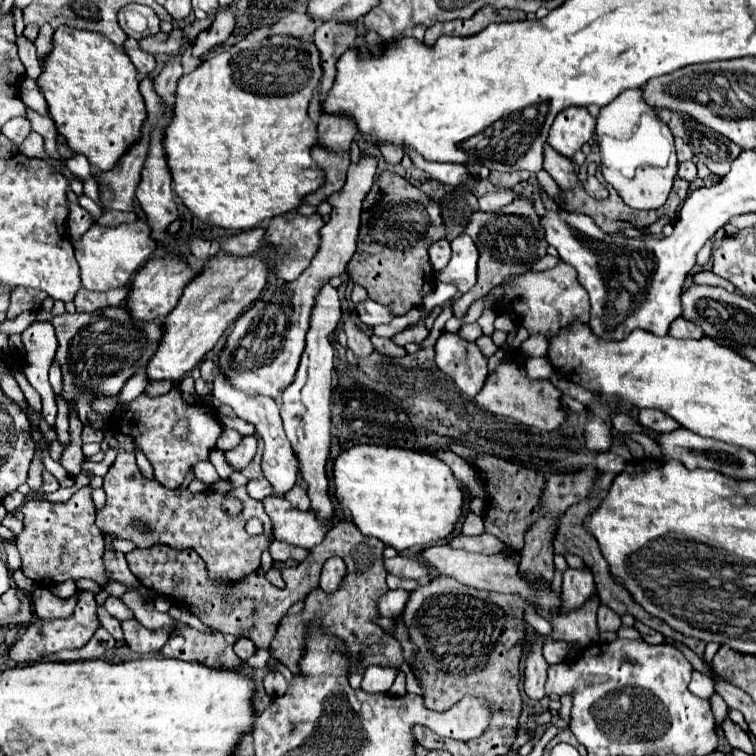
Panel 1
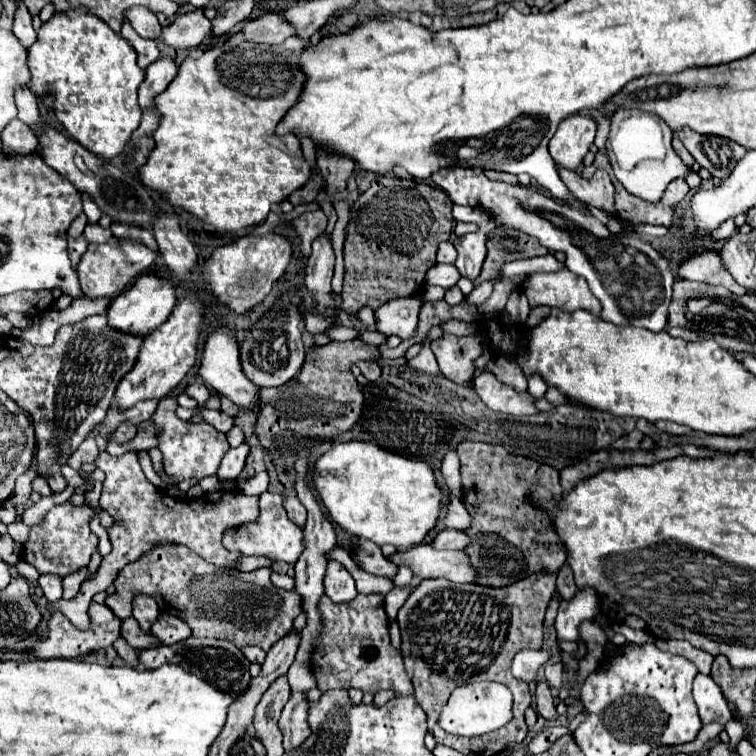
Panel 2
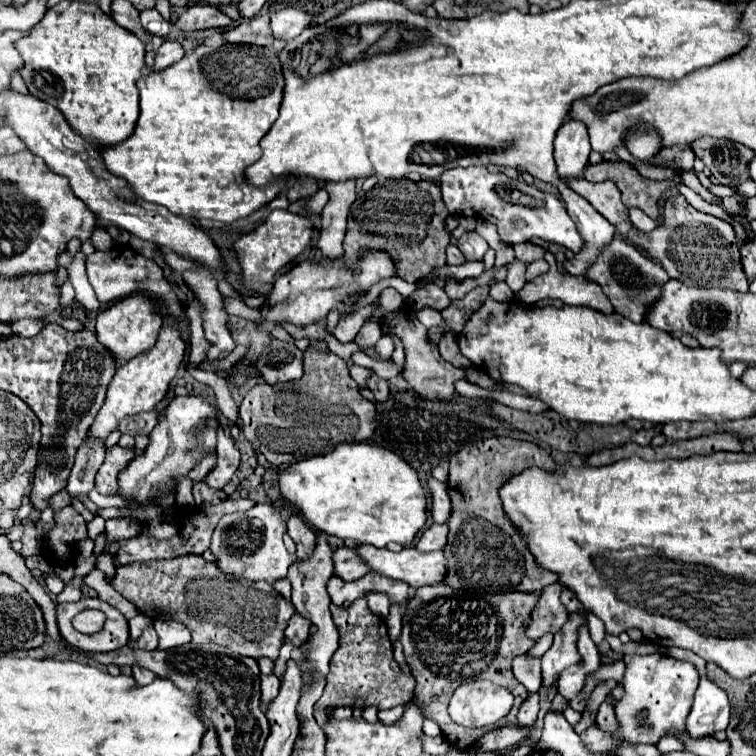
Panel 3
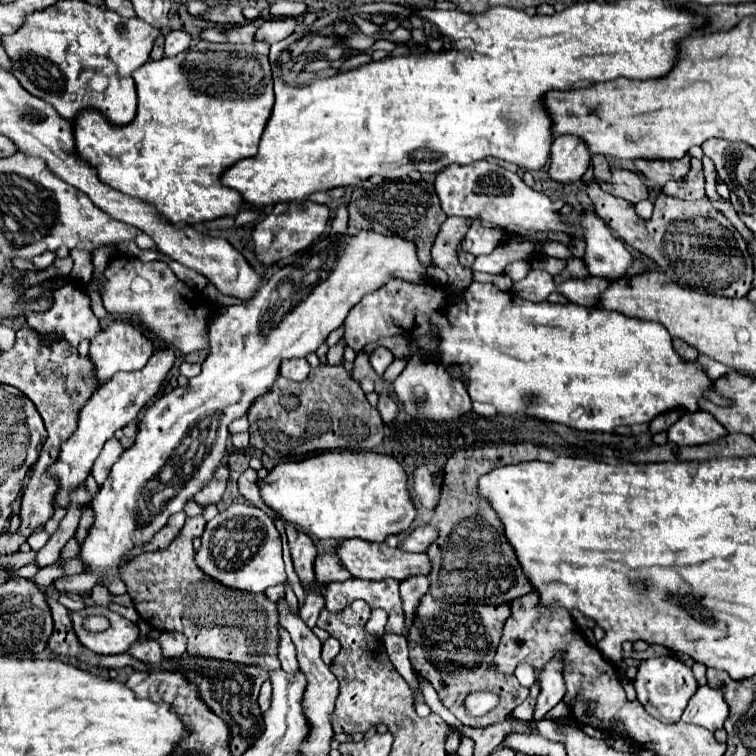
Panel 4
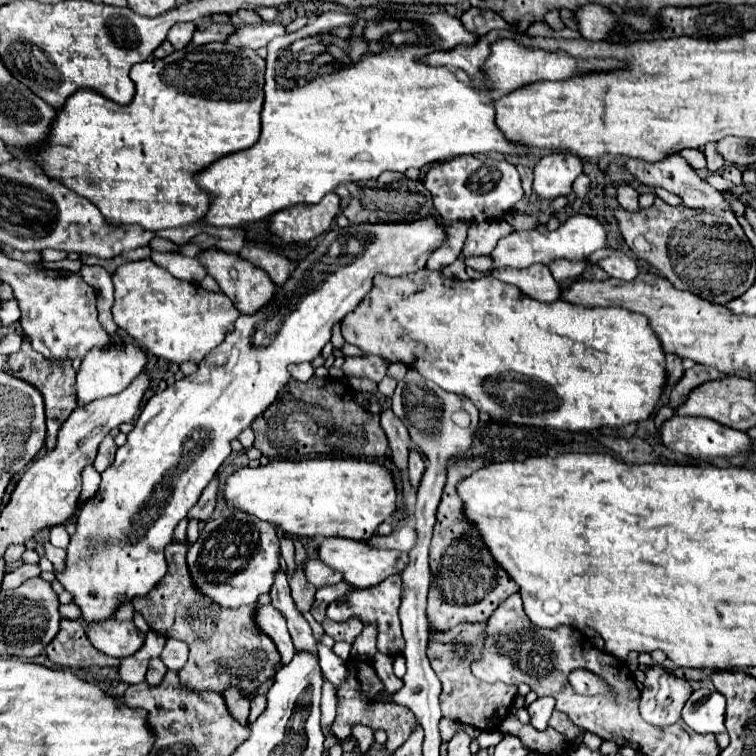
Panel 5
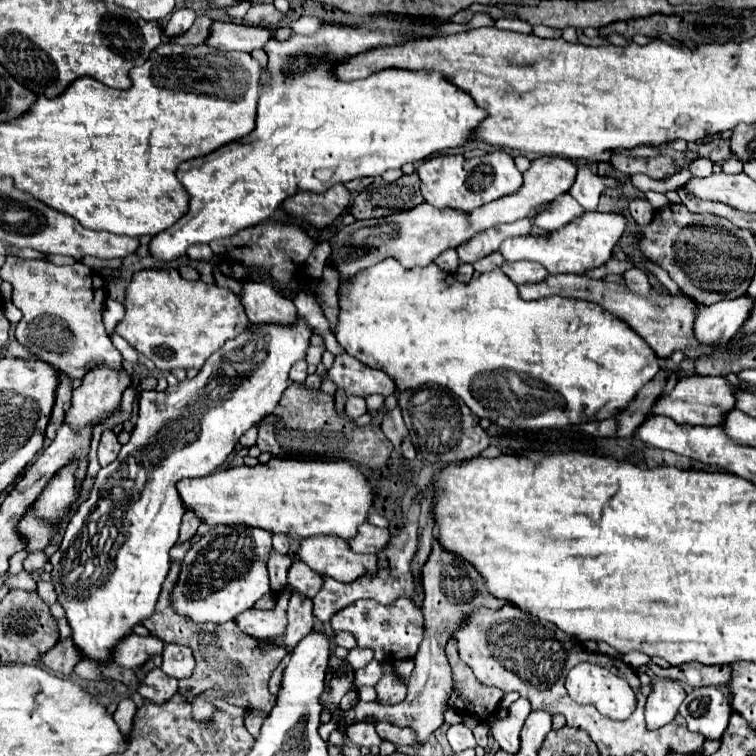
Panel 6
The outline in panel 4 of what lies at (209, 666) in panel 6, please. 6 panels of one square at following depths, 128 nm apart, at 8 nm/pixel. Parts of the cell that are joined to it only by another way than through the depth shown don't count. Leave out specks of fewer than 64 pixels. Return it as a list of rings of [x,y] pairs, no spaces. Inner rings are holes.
[[[204,516],[186,518],[186,524],[178,538],[166,550],[148,552],[136,558],[136,564],[128,568],[124,584],[130,598],[136,604],[138,614],[154,630],[182,632],[188,638],[188,654],[196,658],[226,660],[244,666],[258,666],[268,672],[280,668],[278,660],[278,612],[276,604],[264,594],[232,592],[214,580],[208,580],[204,572],[198,572],[192,556],[192,538],[204,532]],[[238,624],[256,624],[256,630],[244,630]]]

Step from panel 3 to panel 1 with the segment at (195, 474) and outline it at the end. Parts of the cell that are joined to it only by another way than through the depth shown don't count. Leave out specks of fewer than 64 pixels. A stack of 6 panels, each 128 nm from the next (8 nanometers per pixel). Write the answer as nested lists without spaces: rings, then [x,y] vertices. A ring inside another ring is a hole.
[[[174,386],[168,394],[158,396],[158,398],[148,398],[146,394],[138,396],[132,400],[124,412],[118,416],[120,430],[124,434],[130,434],[142,448],[142,452],[148,456],[154,468],[156,480],[166,486],[166,488],[178,488],[186,474],[204,460],[210,460],[210,452],[216,448],[216,440],[222,434],[222,426],[218,424],[216,410],[210,408],[204,402],[196,404],[186,404],[180,396],[178,386]],[[178,420],[188,422],[188,436],[186,438],[176,438],[172,434],[172,428]]]

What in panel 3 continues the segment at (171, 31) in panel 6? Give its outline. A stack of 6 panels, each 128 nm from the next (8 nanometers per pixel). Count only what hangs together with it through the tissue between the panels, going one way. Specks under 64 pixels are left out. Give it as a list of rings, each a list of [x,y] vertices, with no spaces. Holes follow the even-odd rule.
[[[164,40],[158,54],[156,54],[156,64],[152,70],[160,70],[160,68],[168,68],[168,64],[174,64],[176,60],[180,60],[184,56],[184,48],[180,42],[176,40]]]

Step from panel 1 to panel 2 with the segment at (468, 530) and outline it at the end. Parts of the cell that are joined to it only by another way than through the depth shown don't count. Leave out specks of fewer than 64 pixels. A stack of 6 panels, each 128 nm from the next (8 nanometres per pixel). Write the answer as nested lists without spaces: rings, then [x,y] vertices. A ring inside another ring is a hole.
[[[450,496],[450,500],[448,500],[448,510],[446,510],[446,516],[444,516],[444,524],[448,528],[456,528],[456,530],[464,530],[470,524],[468,510],[464,508],[462,500],[458,500],[456,496]]]

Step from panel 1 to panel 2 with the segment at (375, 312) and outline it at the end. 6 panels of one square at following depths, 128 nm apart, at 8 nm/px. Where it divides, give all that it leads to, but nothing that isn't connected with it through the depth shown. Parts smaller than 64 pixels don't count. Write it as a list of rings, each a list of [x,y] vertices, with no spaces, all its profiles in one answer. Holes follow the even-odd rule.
[[[394,298],[376,310],[376,330],[396,334],[402,340],[408,340],[416,334],[418,328],[418,310],[422,300],[418,298]]]

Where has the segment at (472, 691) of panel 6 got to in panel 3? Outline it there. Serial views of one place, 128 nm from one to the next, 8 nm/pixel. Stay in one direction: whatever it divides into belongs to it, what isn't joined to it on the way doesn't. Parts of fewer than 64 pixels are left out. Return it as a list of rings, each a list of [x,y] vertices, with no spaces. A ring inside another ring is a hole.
[[[438,584],[418,588],[416,596],[410,600],[402,616],[400,642],[404,646],[406,662],[416,678],[416,702],[424,708],[422,714],[440,726],[442,734],[452,746],[470,748],[476,736],[482,734],[476,732],[476,728],[454,724],[448,716],[448,702],[464,680],[490,680],[508,688],[514,694],[514,706],[502,724],[516,722],[516,712],[528,698],[528,692],[512,672],[512,658],[528,652],[534,646],[534,642],[526,640],[524,636],[524,620],[528,620],[538,594],[540,592],[484,594],[452,590],[444,584]]]

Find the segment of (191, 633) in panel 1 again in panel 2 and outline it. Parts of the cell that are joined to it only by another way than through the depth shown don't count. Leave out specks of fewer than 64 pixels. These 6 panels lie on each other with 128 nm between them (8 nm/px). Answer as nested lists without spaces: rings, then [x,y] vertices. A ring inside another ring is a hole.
[[[188,638],[188,640],[184,640],[180,644],[174,644],[174,646],[160,644],[160,646],[152,646],[152,648],[142,648],[142,650],[138,650],[138,658],[148,670],[154,670],[154,668],[164,666],[164,664],[178,664],[180,668],[184,668],[186,672],[196,674],[198,678],[212,684],[214,688],[218,688],[226,694],[232,694],[232,698],[238,698],[242,692],[246,692],[248,686],[250,686],[250,680],[252,680],[250,660],[246,660],[242,650],[234,648],[226,640]]]

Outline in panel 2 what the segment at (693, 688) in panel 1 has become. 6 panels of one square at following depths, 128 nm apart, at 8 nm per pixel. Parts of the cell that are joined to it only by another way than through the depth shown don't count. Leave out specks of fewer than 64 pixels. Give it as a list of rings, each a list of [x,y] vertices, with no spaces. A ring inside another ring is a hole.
[[[698,674],[694,678],[694,702],[698,706],[698,716],[702,724],[718,722],[726,726],[732,720],[728,702],[720,690],[720,686],[704,674]]]

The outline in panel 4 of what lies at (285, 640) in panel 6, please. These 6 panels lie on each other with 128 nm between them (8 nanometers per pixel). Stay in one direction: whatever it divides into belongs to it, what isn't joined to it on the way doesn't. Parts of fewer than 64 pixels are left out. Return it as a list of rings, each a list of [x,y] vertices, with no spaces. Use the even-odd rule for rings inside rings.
[[[286,526],[288,546],[294,562],[294,570],[300,578],[300,584],[304,590],[310,590],[314,584],[314,558],[316,558],[316,546],[312,538],[306,532],[300,532],[298,528]]]

